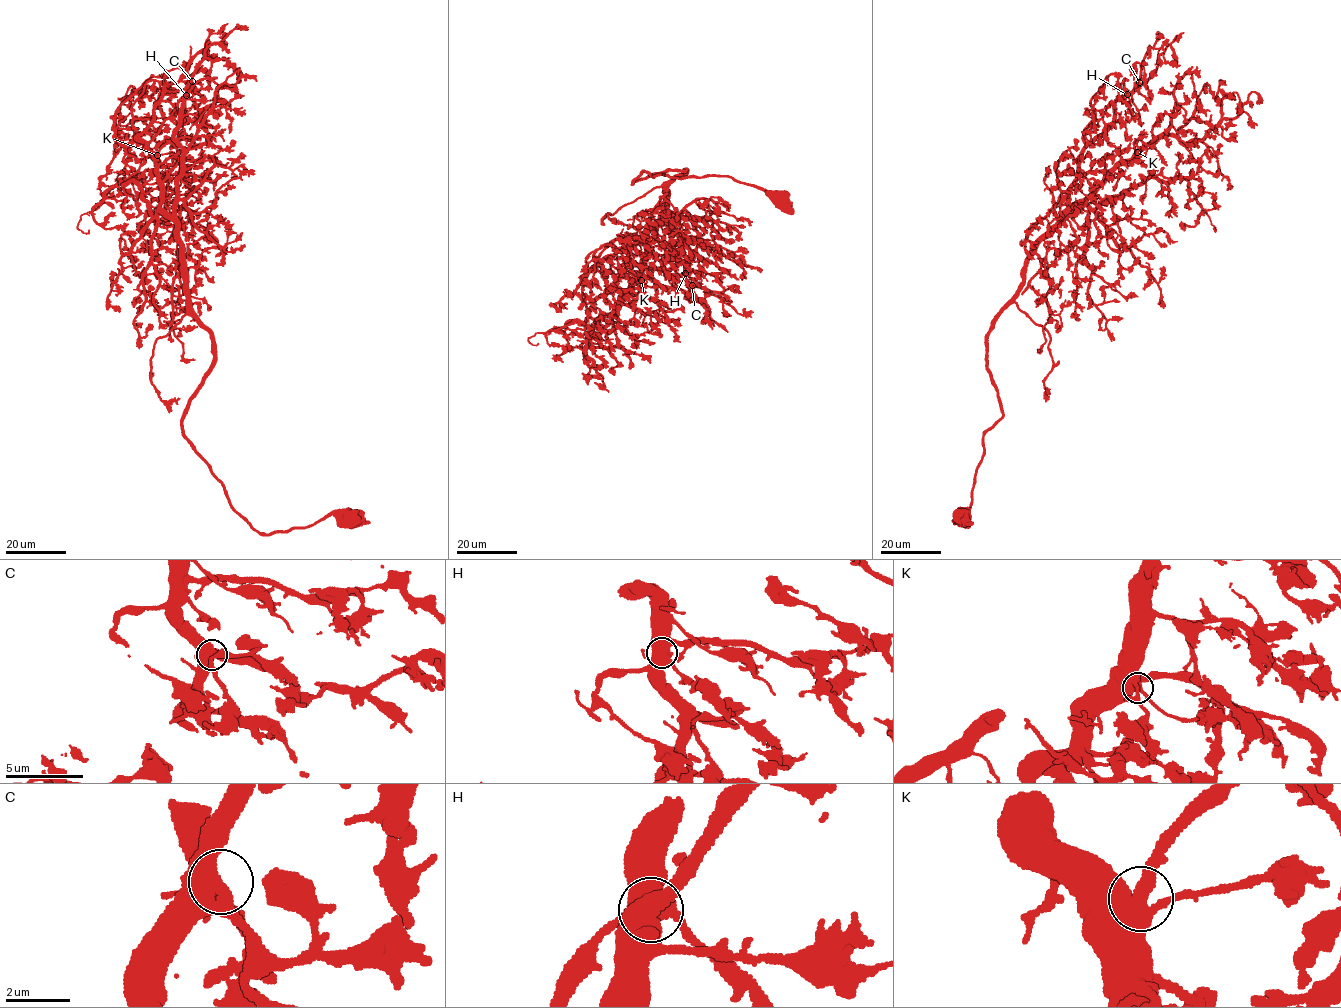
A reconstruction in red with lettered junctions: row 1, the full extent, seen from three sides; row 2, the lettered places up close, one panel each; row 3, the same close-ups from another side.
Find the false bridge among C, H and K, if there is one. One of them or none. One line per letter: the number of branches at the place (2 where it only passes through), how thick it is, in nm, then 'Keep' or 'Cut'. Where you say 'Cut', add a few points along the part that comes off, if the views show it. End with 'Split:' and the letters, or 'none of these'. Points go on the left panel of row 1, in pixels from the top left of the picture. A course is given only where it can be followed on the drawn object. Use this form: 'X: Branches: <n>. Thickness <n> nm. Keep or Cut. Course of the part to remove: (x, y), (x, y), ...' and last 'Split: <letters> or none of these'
C: Branches: 5. Thickness 500 nm. Keep
H: Branches: 4. Thickness 700 nm. Keep
K: Branches: 3. Thickness 500 nm. Keep
Split: none of these

